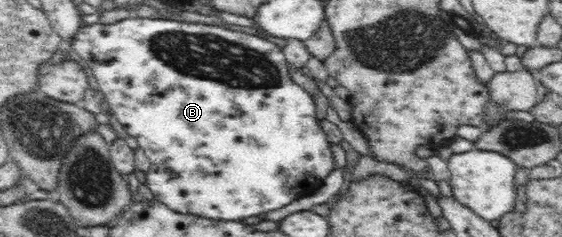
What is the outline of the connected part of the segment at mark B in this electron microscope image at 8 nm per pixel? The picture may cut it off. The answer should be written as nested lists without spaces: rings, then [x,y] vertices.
[[[125,18],[114,24],[91,24],[81,26],[71,36],[66,45],[75,51],[89,66],[93,78],[97,80],[99,92],[103,92],[112,114],[117,118],[129,135],[137,139],[138,146],[150,160],[150,169],[146,172],[146,185],[155,199],[171,210],[183,214],[194,214],[215,220],[237,221],[249,216],[259,216],[263,212],[277,210],[289,202],[301,198],[318,186],[319,182],[333,170],[333,156],[329,150],[327,134],[319,126],[315,114],[314,99],[301,86],[291,79],[287,68],[287,59],[278,45],[243,32],[227,30],[221,26],[205,26],[193,22],[164,20],[157,18]]]

